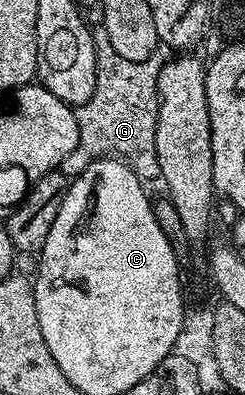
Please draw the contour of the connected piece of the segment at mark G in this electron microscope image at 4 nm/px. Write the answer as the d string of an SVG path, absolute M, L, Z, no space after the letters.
M101 26L91 28L95 43L95 89L89 102L78 105L79 141L61 165L69 178L79 176L95 160L122 158L144 182L158 181L161 162L157 158L157 110L159 109L159 71L172 59L172 49L159 44L149 58L141 62L129 62L121 58L109 42L109 34Z

